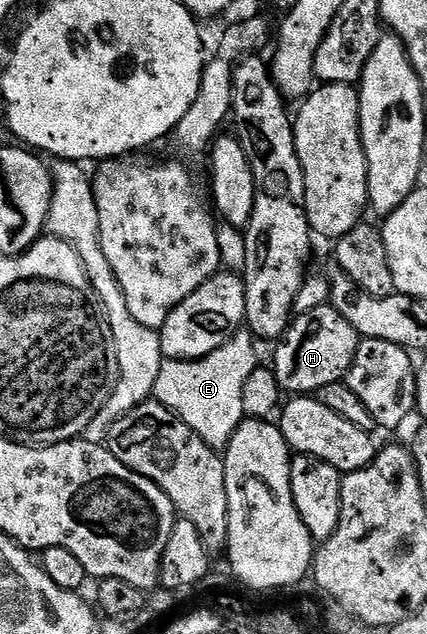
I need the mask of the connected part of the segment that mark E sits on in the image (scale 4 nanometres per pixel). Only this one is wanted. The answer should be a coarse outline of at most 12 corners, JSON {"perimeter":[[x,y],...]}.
{"perimeter":[[256,337],[164,359],[154,399],[208,446],[245,419]]}

